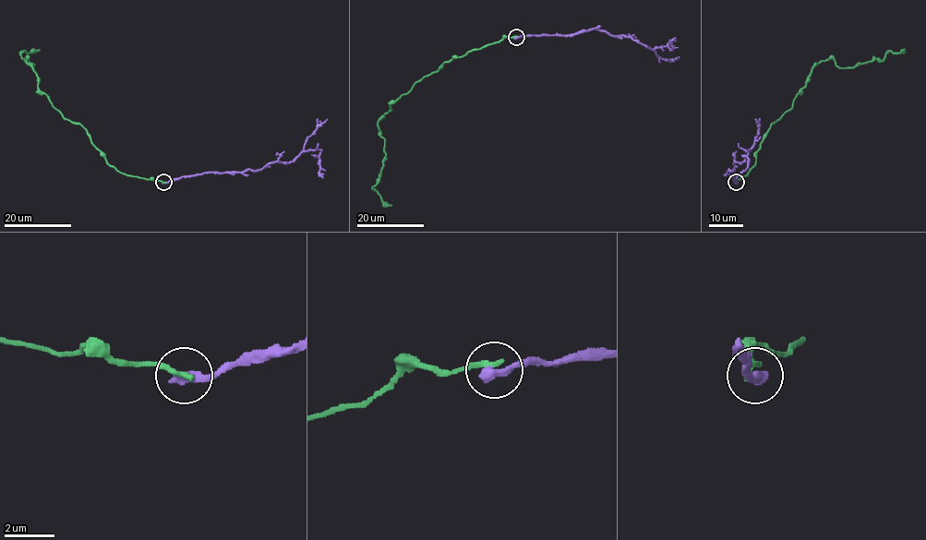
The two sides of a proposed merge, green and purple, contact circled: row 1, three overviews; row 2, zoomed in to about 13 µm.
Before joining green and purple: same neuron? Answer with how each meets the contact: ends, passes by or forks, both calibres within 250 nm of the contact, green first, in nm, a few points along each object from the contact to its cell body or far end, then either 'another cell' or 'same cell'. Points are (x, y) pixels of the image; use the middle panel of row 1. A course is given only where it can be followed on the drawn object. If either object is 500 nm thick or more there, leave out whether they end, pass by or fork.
green ends | purple ends | 240/400 nm | green via (516, 37), (504, 37), (446, 61), (390, 103), (390, 110), (378, 121), (385, 155), (373, 187), (391, 206) | purple via (516, 38), (574, 35), (596, 29), (629, 38), (651, 48), (673, 47), (671, 49), (671, 42), (676, 38) | another cell

